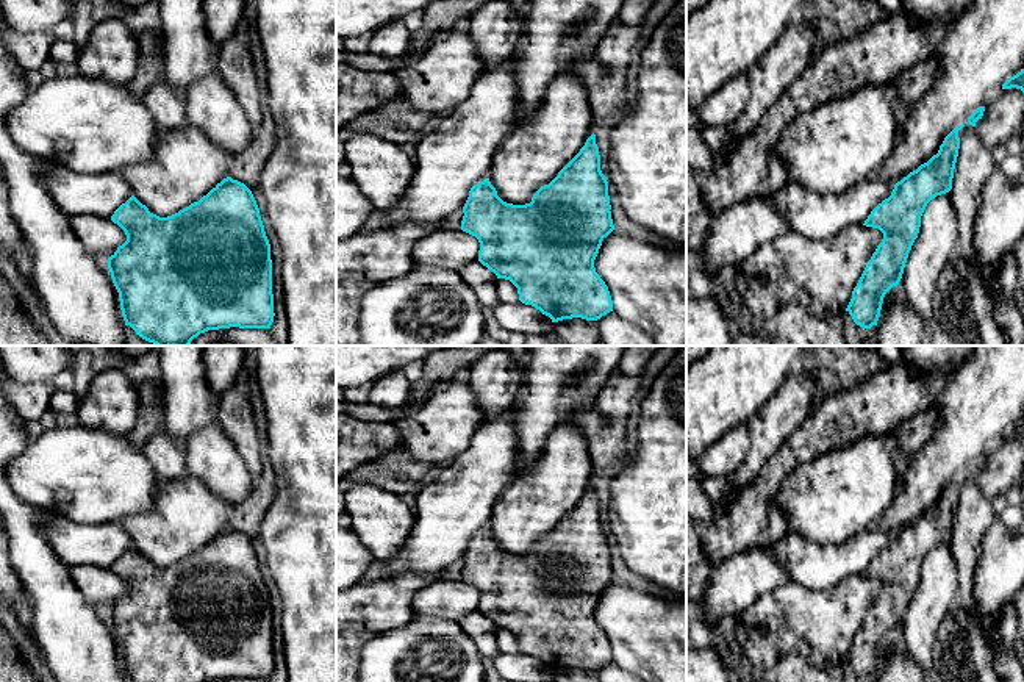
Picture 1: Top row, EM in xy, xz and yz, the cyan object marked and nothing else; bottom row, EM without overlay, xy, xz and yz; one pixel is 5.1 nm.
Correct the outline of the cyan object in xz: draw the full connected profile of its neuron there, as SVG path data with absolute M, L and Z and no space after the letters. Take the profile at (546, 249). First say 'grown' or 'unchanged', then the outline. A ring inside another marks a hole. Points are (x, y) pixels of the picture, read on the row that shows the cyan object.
unchanged; M593 133L530 203L503 202L489 178L474 185L463 206L461 230L478 239L478 261L497 278L510 280L522 303L535 307L552 322L572 318L597 321L613 311L608 286L594 267L602 241L614 230L610 210L608 181L600 170Z

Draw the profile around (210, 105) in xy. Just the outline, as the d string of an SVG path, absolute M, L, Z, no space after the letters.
M217 72L188 84L181 97L184 100L184 114L188 124L202 130L228 155L235 156L244 152L255 138L255 131L247 120L242 106Z

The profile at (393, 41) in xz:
M396 20L371 36L369 53L383 58L403 58L410 52L413 33L403 20Z

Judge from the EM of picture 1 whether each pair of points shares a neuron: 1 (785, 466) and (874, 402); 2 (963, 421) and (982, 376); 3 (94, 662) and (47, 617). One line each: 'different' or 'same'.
1: same
2: same
3: same

